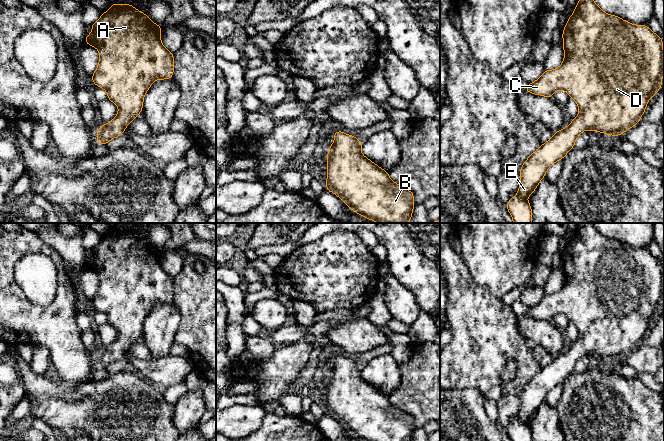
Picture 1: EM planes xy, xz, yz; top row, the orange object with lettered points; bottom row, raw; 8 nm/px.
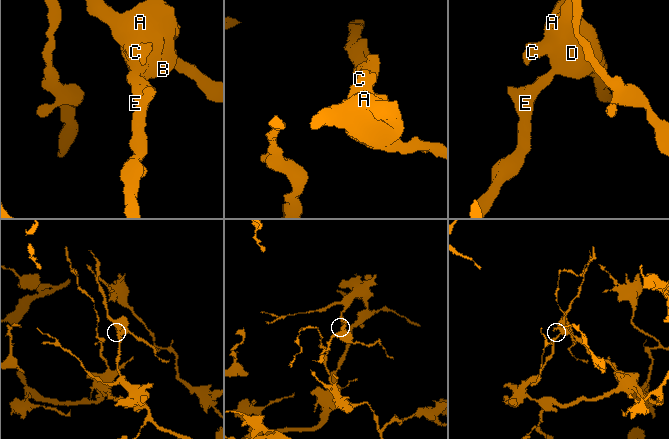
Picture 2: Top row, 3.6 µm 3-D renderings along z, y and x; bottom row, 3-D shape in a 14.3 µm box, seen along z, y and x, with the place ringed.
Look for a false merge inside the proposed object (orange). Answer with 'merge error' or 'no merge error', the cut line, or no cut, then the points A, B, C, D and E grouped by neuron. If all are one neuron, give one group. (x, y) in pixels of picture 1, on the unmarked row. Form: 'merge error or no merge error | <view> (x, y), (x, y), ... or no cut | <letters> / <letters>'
no merge error | no cut | A B C D E

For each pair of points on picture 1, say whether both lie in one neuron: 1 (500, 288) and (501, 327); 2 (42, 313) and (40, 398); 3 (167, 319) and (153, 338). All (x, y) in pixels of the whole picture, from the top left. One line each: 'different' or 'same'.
1: different
2: different
3: same

